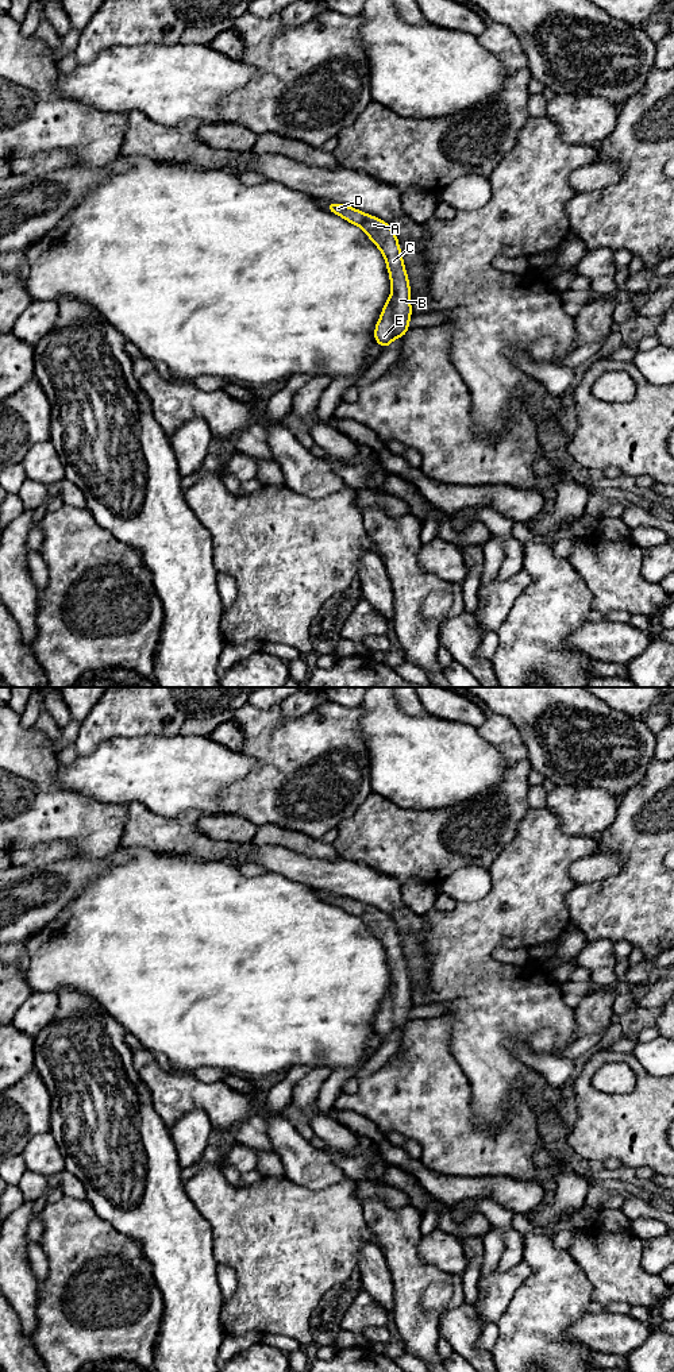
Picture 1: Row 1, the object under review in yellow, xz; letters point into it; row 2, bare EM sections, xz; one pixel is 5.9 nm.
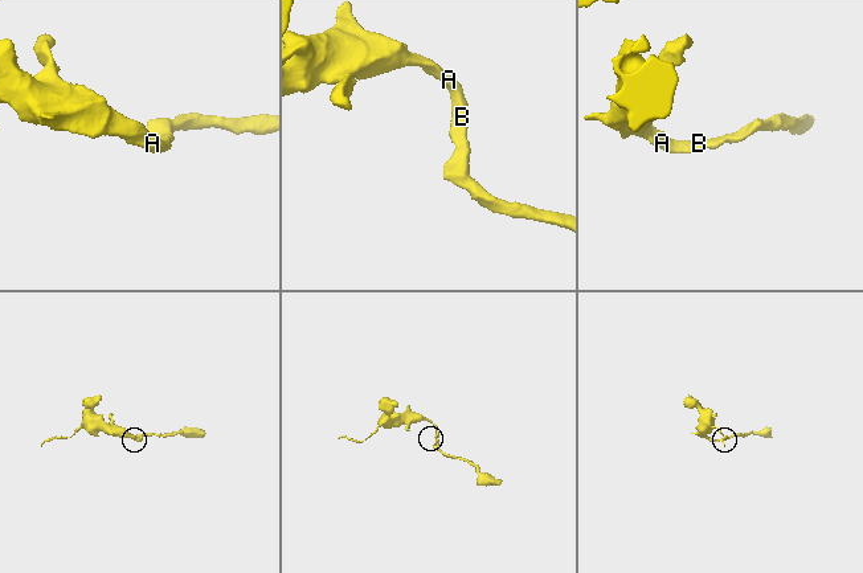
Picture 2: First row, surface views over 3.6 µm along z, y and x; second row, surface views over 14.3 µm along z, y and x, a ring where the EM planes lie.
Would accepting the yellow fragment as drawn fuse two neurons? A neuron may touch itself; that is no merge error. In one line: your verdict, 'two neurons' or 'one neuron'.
one neuron

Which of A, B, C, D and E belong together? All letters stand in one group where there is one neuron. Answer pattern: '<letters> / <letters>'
A B C D E

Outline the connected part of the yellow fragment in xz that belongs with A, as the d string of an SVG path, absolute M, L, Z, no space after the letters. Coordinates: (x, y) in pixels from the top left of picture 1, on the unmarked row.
M327 893L327 902L359 917L385 949L392 984L374 1020L374 1032L385 1041L396 1029L404 1030L412 1009L411 978L397 928L388 914L353 898Z

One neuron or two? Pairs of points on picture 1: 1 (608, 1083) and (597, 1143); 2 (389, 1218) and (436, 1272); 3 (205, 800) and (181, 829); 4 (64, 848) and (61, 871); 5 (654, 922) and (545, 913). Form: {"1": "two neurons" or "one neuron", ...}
{"1": "two neurons", "2": "one neuron", "3": "two neurons", "4": "two neurons", "5": "two neurons"}

